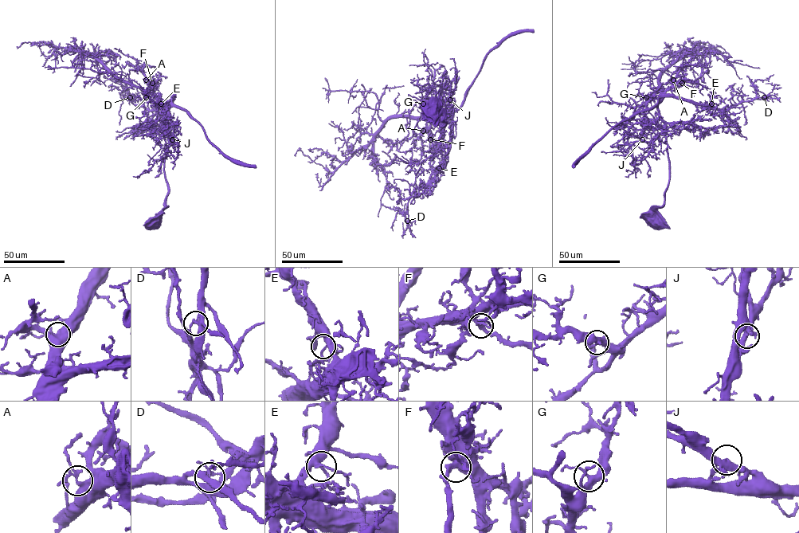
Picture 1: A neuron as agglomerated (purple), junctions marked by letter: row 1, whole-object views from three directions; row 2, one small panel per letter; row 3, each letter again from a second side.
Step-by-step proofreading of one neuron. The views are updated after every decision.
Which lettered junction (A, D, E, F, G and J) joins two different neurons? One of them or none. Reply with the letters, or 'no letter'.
D

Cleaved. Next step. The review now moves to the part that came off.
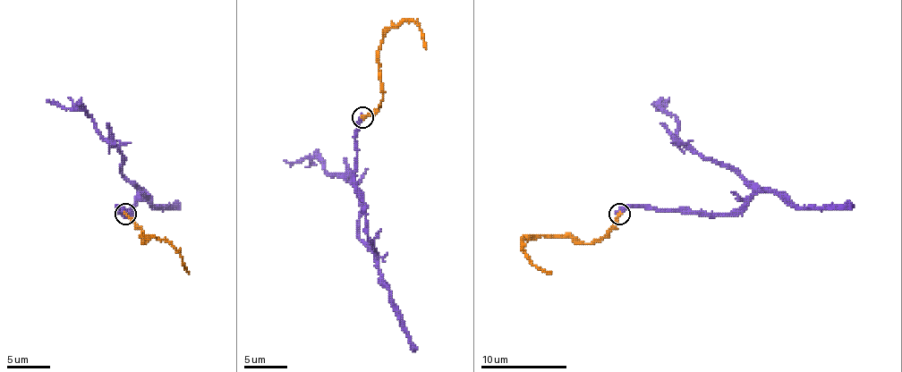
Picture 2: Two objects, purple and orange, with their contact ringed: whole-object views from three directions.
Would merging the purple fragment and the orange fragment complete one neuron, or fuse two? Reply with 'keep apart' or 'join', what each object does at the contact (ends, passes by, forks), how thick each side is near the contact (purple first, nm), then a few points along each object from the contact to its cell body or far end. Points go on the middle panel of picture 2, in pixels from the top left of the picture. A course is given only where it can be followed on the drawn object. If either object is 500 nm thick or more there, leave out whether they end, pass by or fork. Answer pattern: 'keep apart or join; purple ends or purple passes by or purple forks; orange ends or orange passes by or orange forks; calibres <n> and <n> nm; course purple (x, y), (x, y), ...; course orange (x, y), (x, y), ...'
join; purple ends; orange ends; calibres 280 and 220 nm; course purple (363, 115), (357, 126), (354, 192), (374, 250), (359, 238), (357, 189), (316, 158), (284, 160); course orange (363, 117), (383, 100), (378, 46), (389, 29), (404, 21), (412, 21), (421, 31), (426, 49)

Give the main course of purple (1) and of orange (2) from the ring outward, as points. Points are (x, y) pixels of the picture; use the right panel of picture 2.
1: (617, 214), (734, 214), (753, 192), (731, 166), (677, 139), (662, 100)
2: (619, 214), (602, 237), (590, 243), (531, 235), (523, 241), (533, 265), (551, 274)

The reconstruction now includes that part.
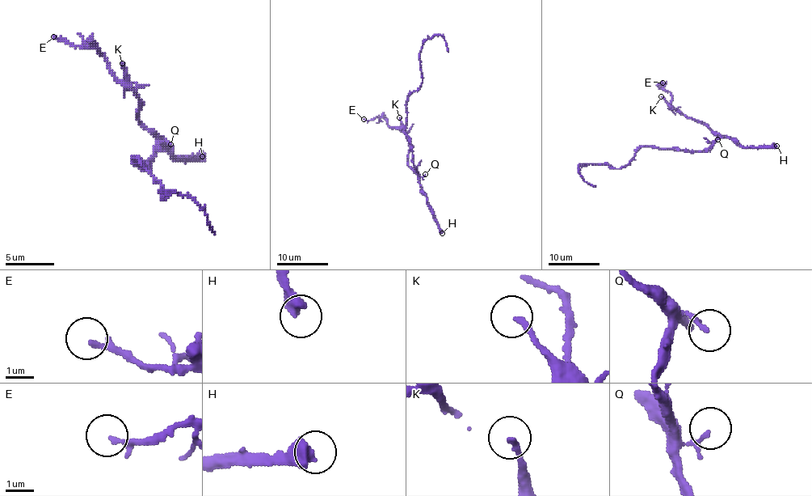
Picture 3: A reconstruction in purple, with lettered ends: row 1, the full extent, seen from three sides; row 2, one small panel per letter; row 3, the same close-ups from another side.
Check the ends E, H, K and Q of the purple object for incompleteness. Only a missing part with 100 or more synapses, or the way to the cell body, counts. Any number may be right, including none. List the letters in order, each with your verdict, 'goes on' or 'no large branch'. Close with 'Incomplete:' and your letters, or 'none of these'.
E: no large branch
H: goes on
K: no large branch
Q: no large branch
Incomplete: H

